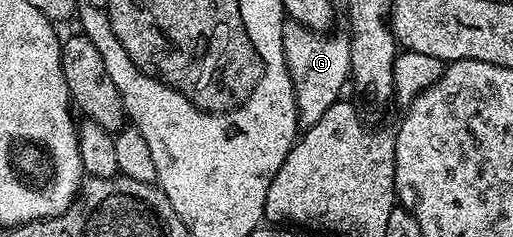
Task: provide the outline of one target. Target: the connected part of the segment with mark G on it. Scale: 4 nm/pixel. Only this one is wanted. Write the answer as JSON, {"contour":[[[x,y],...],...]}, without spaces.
{"contour":[[[287,21],[282,28],[282,39],[284,40],[284,60],[290,73],[290,79],[294,82],[296,92],[296,104],[298,105],[298,120],[303,127],[316,124],[328,108],[332,108],[334,102],[343,97],[342,89],[348,86],[350,76],[350,39],[345,33],[319,32],[309,30],[307,26],[301,26],[298,22]]]}

